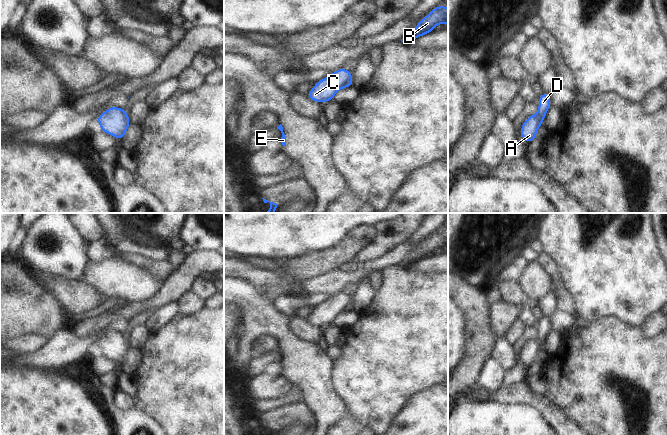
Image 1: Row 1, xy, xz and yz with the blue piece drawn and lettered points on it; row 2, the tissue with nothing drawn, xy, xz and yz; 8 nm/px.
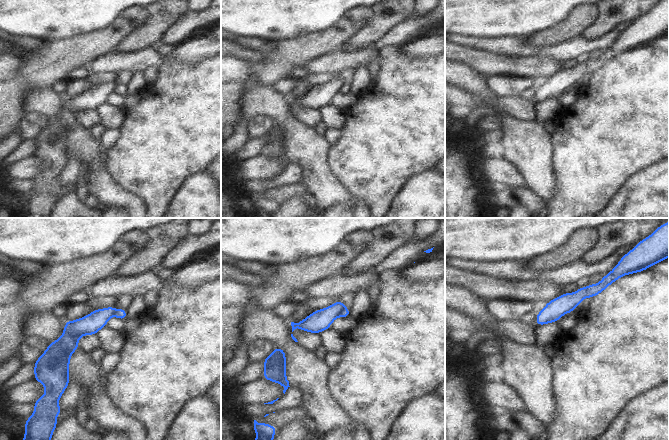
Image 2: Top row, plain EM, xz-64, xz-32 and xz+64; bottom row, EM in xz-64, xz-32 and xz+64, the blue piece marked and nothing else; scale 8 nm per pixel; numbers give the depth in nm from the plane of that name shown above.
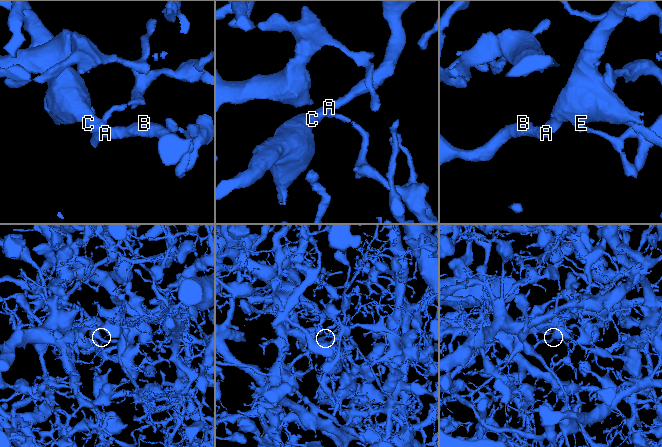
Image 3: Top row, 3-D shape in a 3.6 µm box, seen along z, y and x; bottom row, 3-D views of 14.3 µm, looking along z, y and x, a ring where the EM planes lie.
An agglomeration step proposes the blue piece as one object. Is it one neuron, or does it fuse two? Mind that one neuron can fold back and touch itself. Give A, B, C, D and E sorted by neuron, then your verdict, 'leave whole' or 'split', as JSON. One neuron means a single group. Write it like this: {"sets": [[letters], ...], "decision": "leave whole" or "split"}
{"sets": [["A", "B", "C", "E"], ["D"]], "decision": "split"}

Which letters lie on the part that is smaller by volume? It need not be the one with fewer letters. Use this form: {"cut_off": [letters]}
{"cut_off": ["A", "B", "C", "E"]}

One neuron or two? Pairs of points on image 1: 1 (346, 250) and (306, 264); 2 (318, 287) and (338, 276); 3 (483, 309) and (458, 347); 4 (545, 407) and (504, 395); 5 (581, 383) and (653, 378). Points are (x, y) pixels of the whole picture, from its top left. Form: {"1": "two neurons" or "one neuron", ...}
{"1": "one neuron", "2": "one neuron", "3": "two neurons", "4": "one neuron", "5": "one neuron"}

